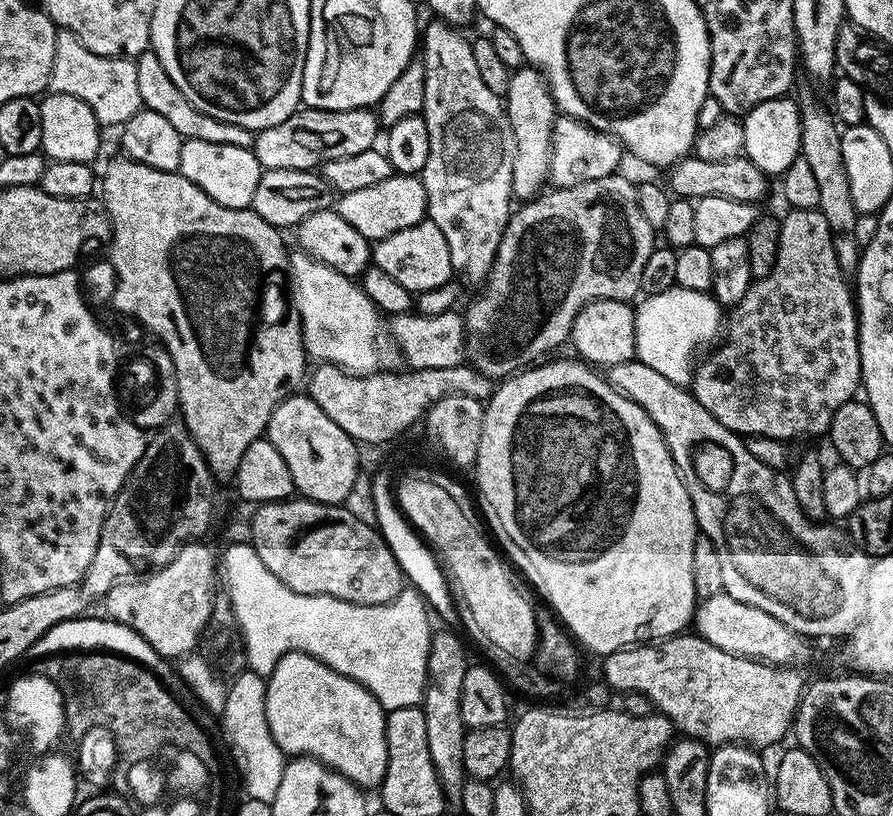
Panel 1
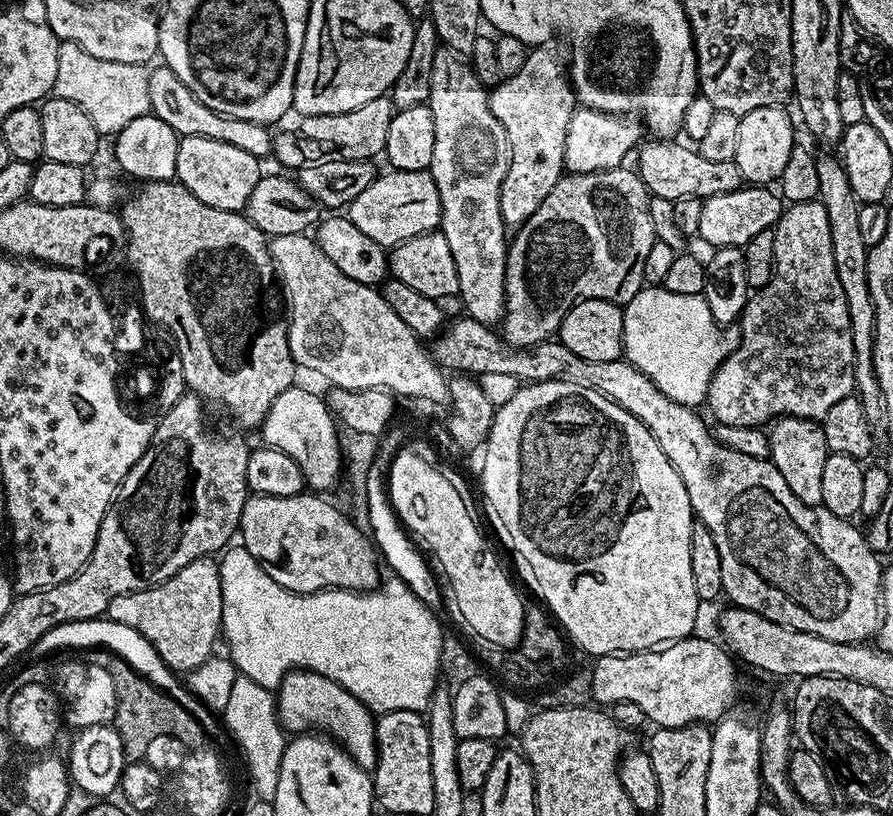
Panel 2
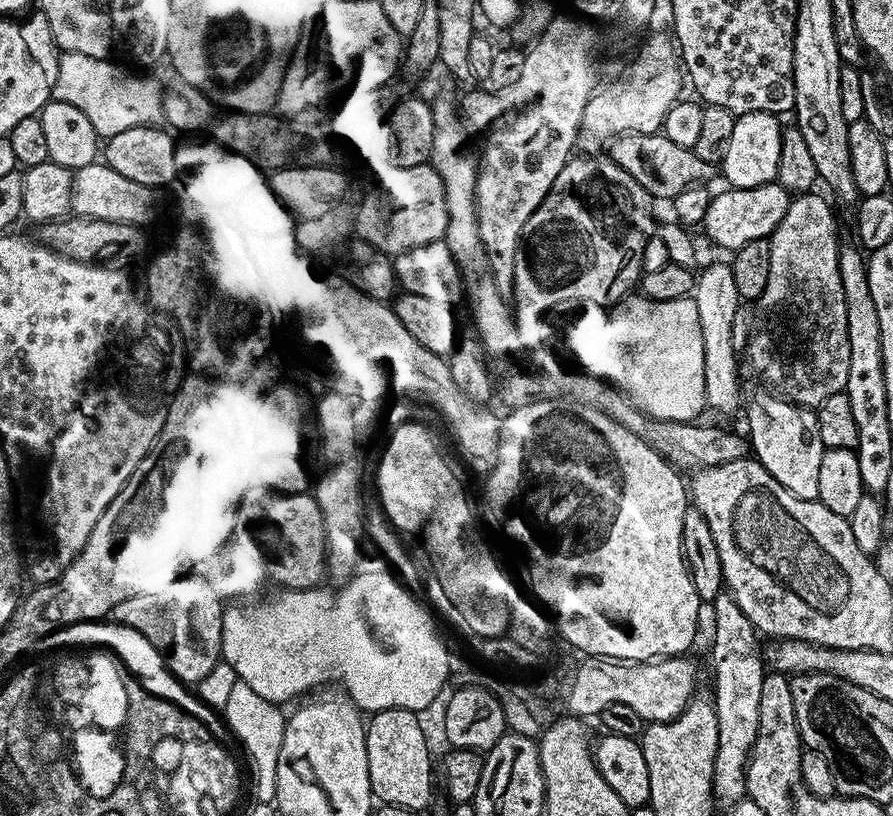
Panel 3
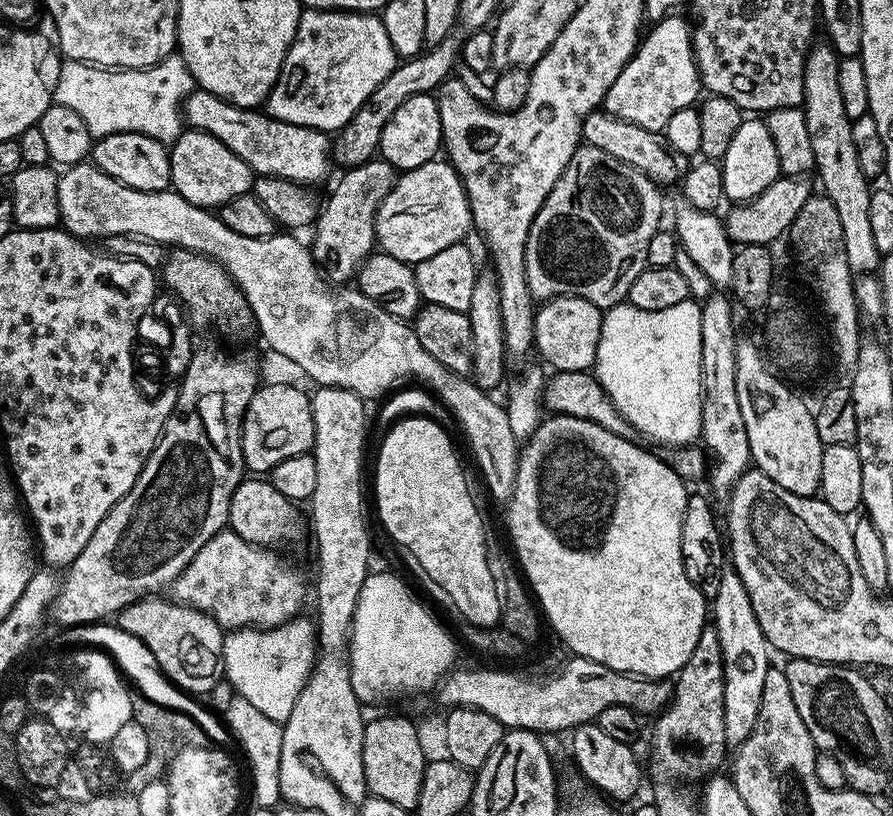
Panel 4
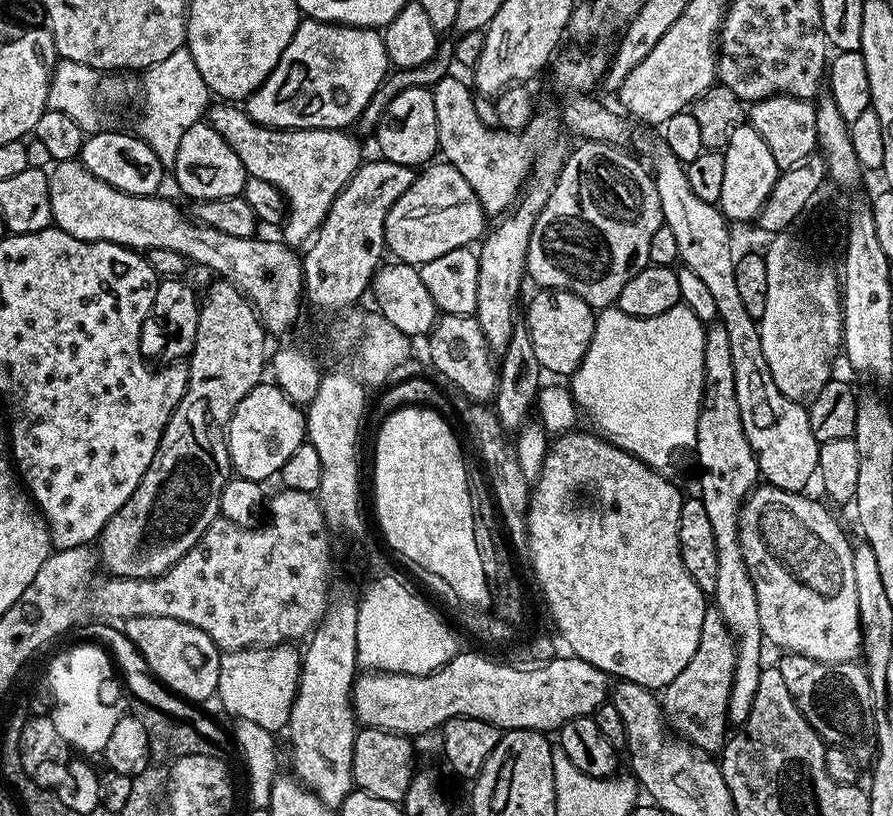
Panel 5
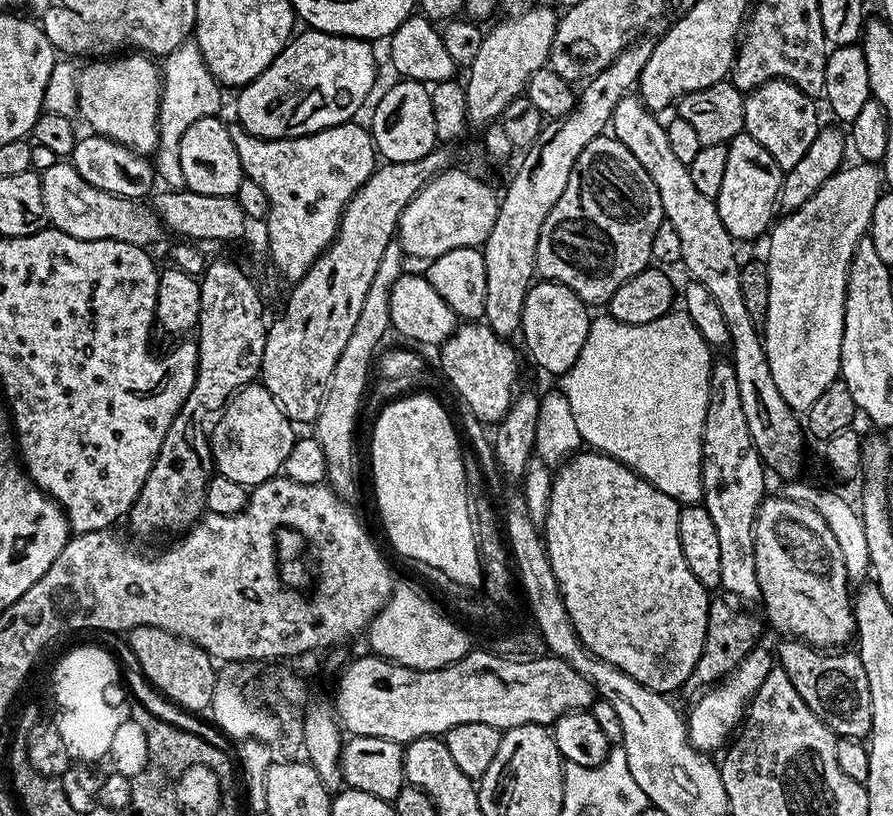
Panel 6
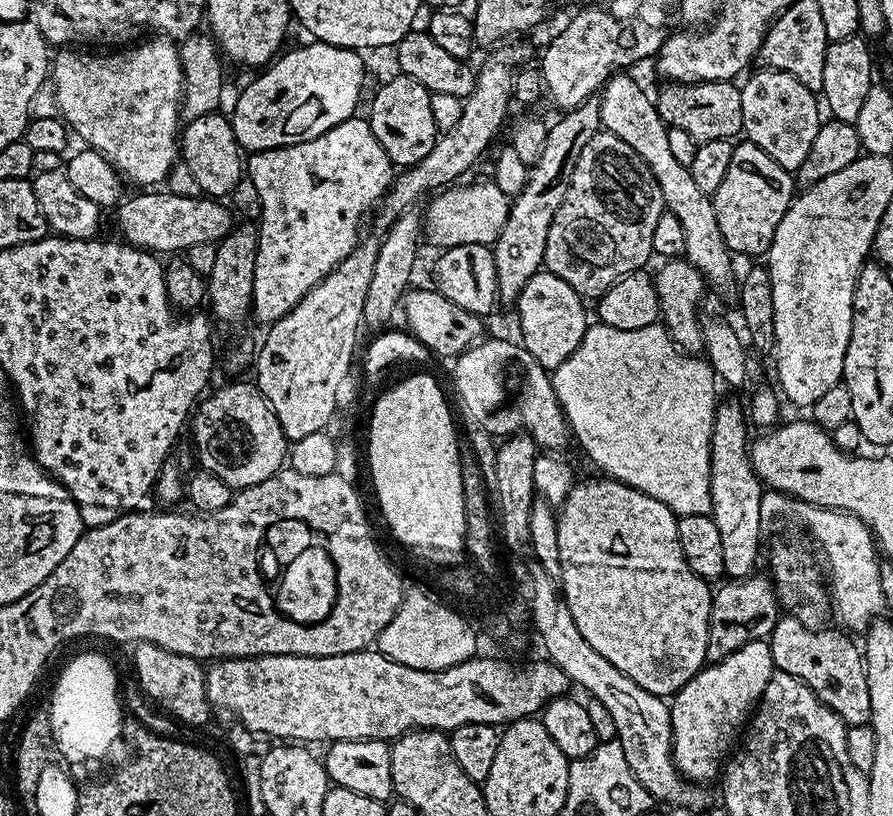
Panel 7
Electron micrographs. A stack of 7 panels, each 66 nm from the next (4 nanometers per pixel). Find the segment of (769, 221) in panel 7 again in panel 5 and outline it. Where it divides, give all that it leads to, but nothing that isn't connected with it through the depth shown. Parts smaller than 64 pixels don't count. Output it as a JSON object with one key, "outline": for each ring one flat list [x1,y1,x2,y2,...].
{"outline":[[747,122,740,124,738,130,734,130,730,142,722,151,726,162,726,174,722,178,722,194,718,207,723,212,725,220,729,222,755,221,770,198,770,190,774,190,776,180,780,177,780,168,770,155,766,142,762,142,758,130,754,130]]}

